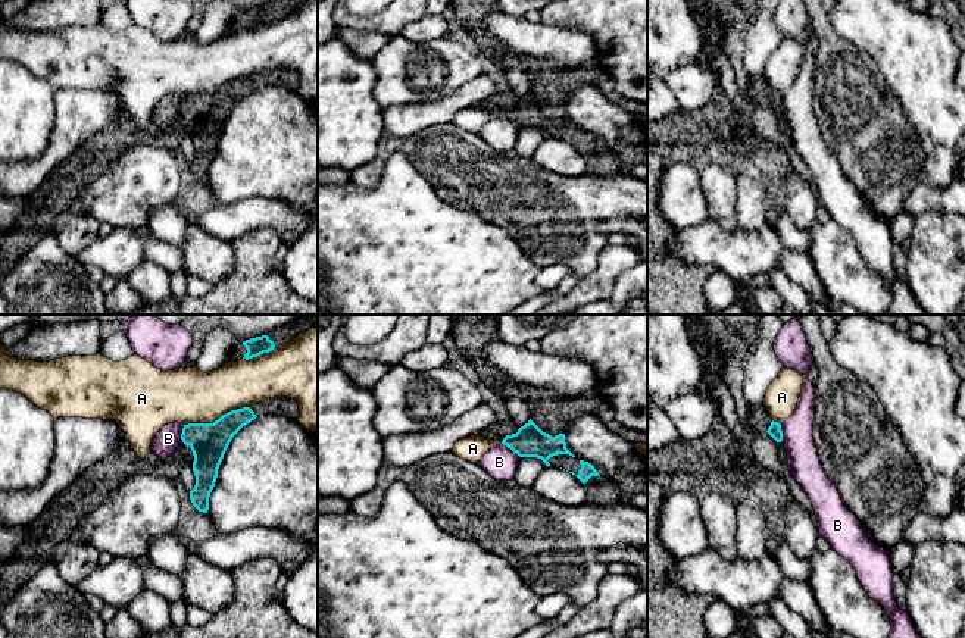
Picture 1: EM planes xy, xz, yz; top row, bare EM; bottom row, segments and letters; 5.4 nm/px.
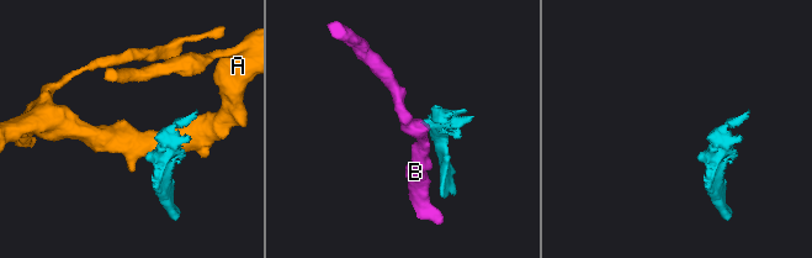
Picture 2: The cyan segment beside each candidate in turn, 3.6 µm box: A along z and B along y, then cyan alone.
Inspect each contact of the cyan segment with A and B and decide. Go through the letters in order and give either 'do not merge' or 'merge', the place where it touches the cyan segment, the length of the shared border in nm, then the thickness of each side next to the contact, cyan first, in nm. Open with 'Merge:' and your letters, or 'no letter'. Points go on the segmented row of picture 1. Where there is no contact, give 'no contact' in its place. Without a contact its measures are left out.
Merge: no letter
A: do not merge; contact xy (218, 419); length 380 nm; calibres 200 and 300 nm
B: do not merge; contact xy (181, 435); length 110 nm; calibres 200 and 140 nm

